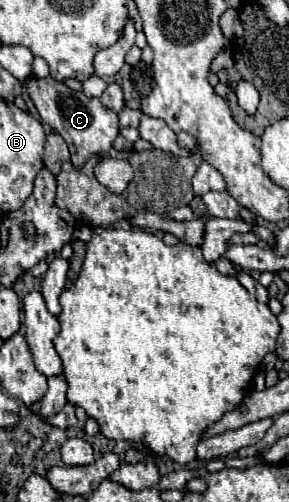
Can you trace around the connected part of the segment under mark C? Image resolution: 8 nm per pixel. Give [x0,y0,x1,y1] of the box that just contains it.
[25,76,119,162]

